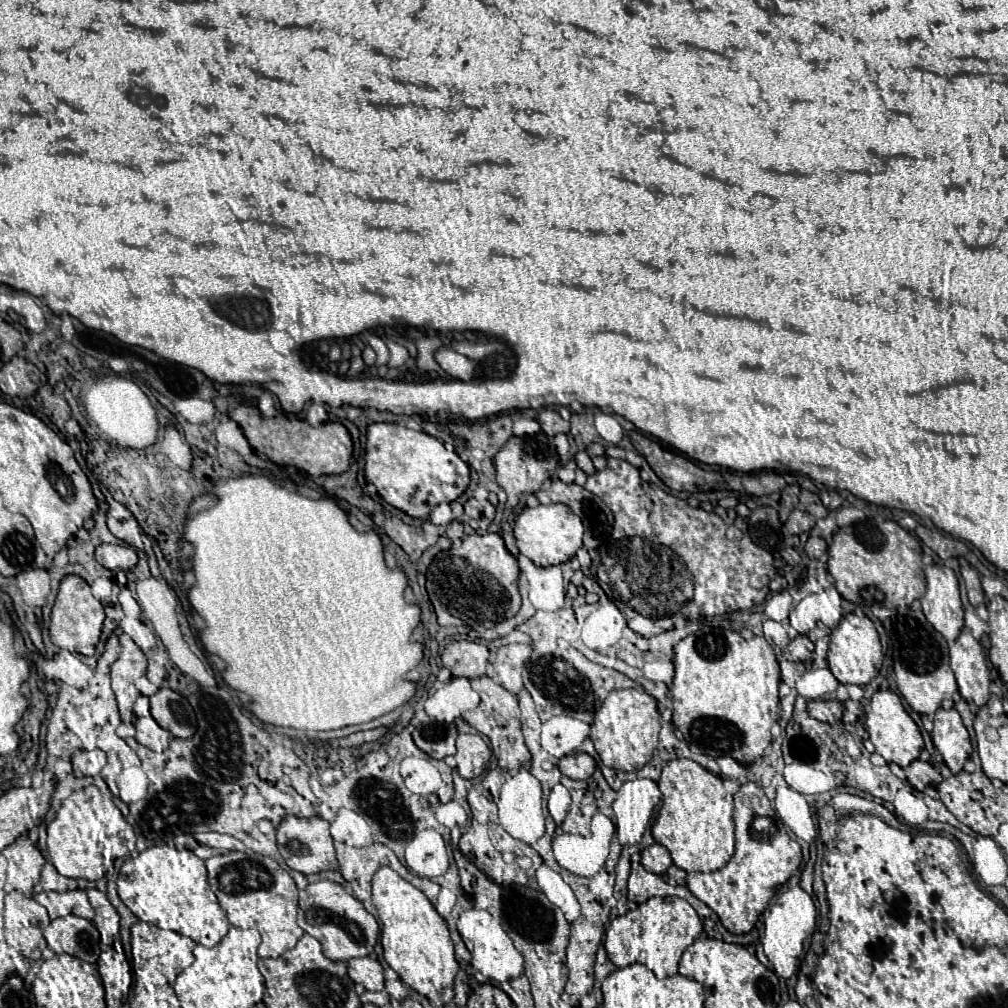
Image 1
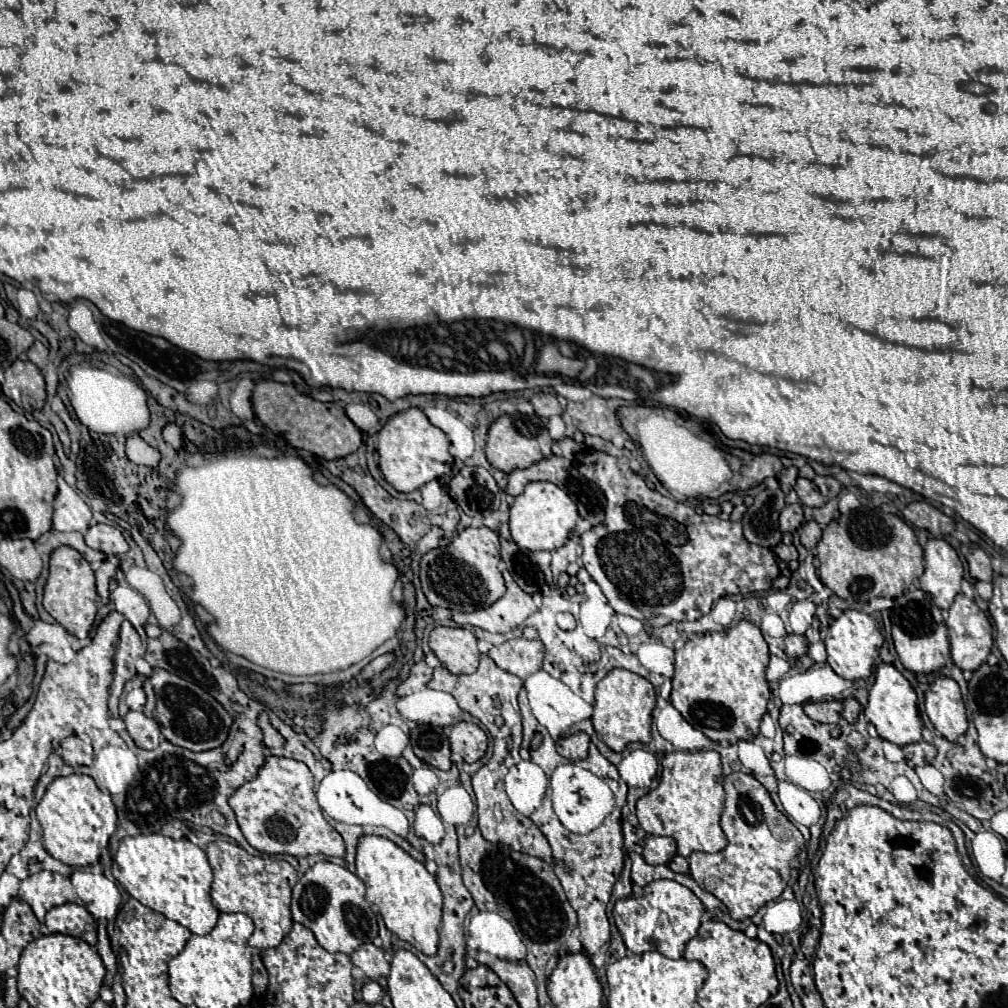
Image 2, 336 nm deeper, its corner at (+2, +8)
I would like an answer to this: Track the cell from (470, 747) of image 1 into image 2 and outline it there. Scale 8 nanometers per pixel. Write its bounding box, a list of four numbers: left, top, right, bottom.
[451,723,487,763]

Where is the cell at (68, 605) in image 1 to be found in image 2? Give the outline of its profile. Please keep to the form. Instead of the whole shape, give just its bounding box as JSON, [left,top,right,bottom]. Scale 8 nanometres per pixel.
[43,547,97,639]

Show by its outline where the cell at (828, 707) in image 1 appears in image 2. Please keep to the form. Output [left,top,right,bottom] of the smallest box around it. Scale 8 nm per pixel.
[805,701,843,723]

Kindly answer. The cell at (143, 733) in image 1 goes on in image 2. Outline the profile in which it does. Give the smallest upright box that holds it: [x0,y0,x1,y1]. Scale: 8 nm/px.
[125,711,159,749]

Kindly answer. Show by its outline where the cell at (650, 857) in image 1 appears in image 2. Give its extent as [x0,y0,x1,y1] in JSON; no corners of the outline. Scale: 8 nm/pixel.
[643,835,677,865]

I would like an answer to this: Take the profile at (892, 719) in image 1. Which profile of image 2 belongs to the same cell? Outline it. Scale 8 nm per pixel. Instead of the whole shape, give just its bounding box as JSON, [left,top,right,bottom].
[865,665,923,747]

